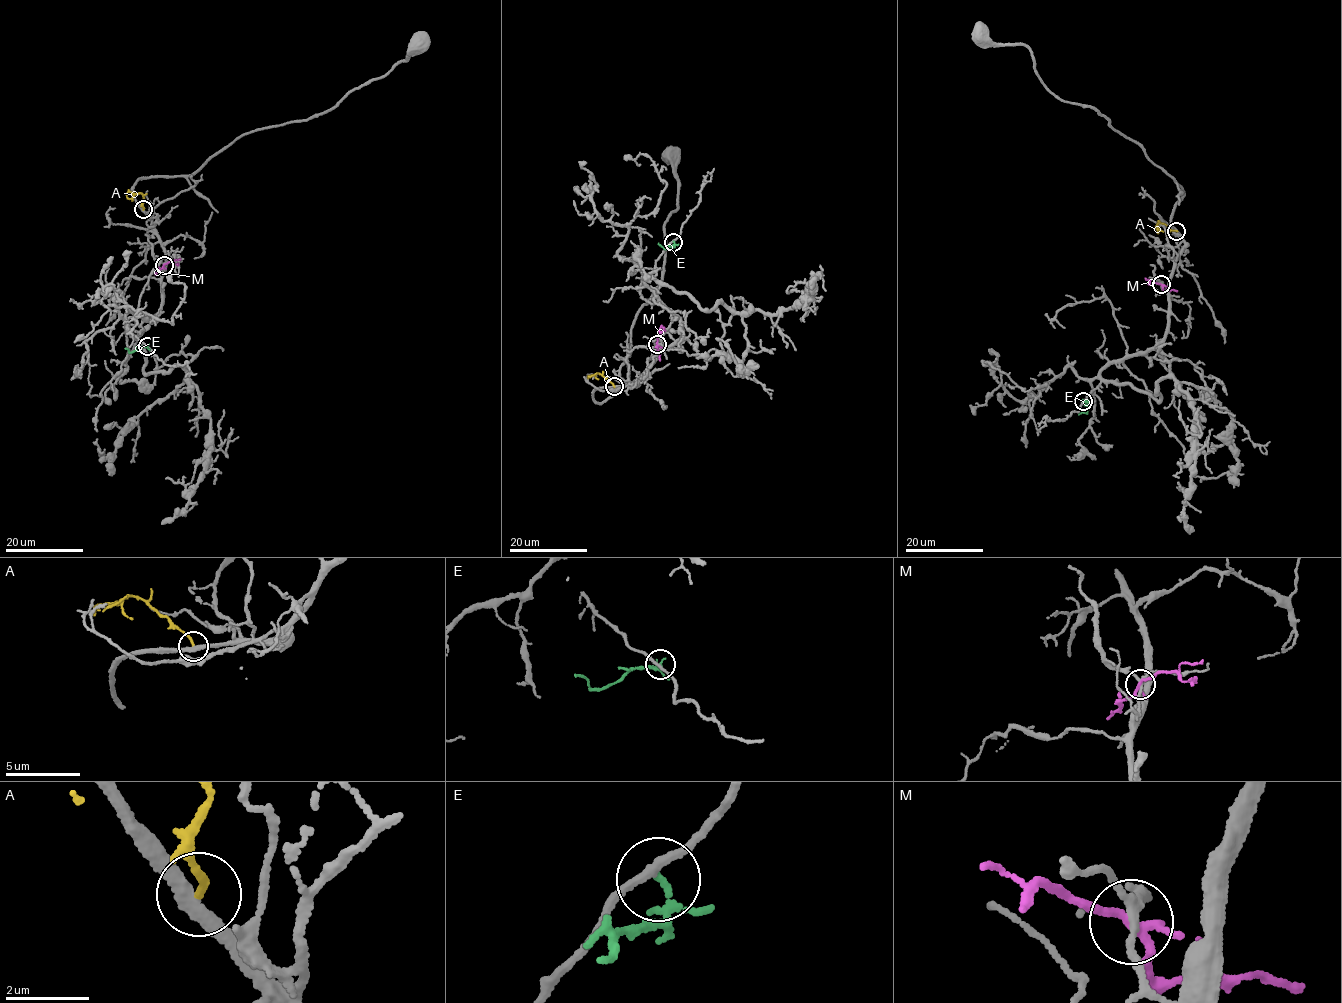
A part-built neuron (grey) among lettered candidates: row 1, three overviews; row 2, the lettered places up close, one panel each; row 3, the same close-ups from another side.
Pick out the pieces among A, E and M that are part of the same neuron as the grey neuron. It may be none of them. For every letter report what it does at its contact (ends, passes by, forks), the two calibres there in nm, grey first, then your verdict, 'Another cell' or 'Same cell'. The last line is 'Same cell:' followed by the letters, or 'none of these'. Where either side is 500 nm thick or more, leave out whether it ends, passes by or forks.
A: It ends there. Thickness 300 nm (grey) against 180 nm. Another cell
E: It forks there. Thickness 180 nm (grey) against 110 nm. Another cell
M: It forks there. Thickness 160 nm (grey) against 160 nm. Another cell
Same cell: none of these

